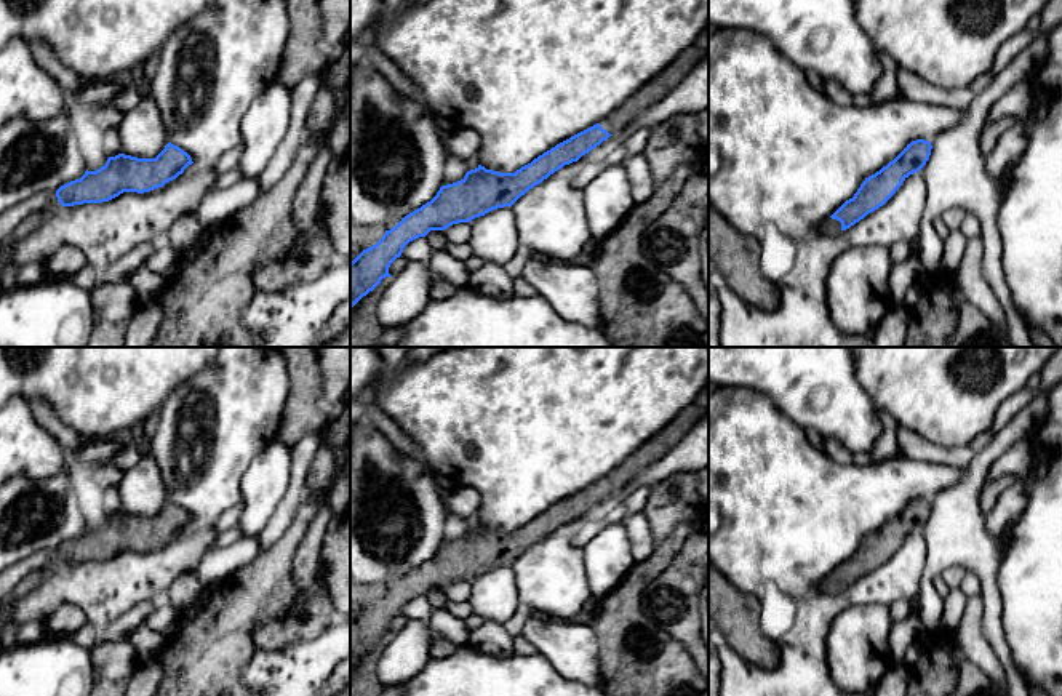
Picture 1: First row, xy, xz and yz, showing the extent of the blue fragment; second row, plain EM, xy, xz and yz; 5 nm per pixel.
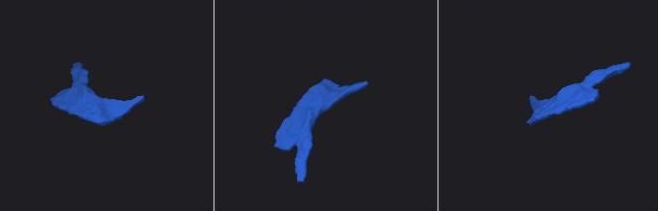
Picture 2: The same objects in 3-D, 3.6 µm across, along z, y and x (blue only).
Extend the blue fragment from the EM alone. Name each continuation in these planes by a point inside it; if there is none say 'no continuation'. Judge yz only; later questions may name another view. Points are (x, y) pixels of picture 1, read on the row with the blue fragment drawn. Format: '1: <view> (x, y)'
1: yz (829, 226)

